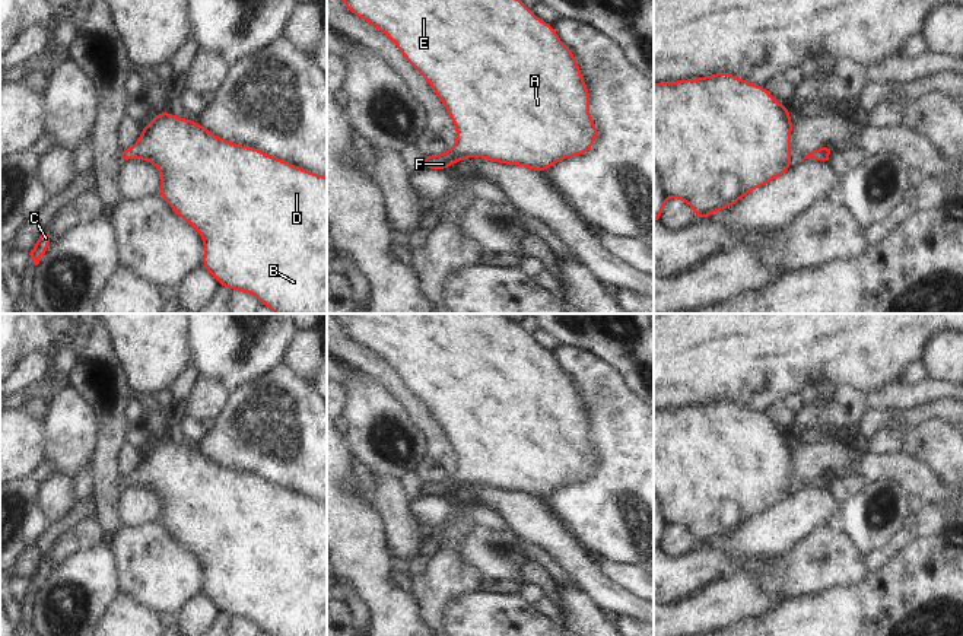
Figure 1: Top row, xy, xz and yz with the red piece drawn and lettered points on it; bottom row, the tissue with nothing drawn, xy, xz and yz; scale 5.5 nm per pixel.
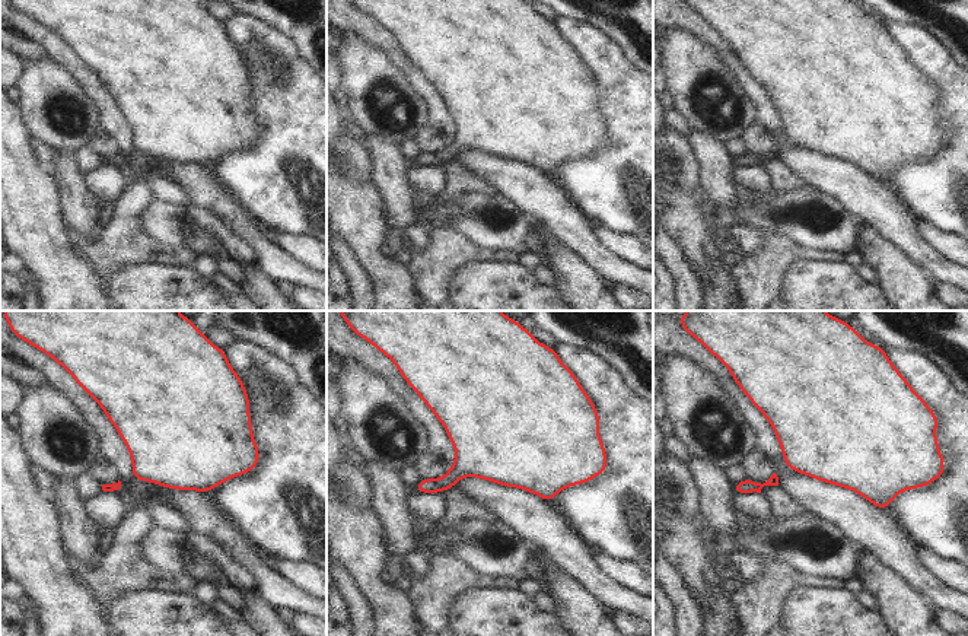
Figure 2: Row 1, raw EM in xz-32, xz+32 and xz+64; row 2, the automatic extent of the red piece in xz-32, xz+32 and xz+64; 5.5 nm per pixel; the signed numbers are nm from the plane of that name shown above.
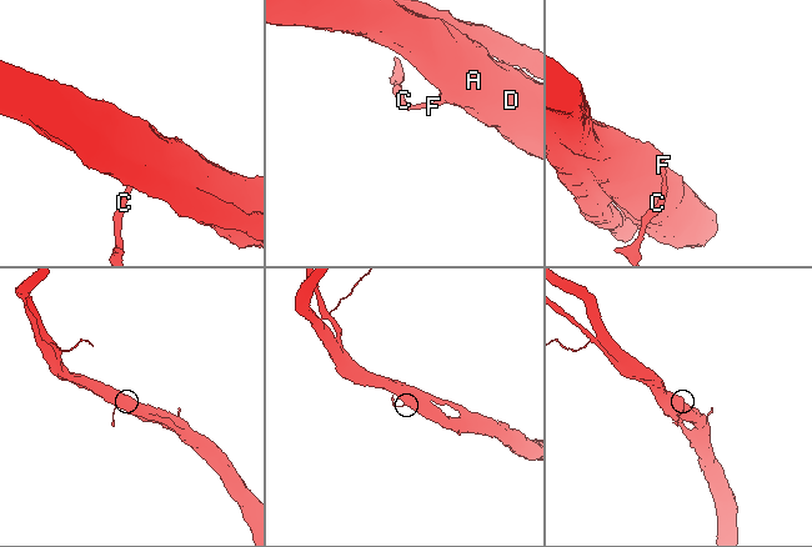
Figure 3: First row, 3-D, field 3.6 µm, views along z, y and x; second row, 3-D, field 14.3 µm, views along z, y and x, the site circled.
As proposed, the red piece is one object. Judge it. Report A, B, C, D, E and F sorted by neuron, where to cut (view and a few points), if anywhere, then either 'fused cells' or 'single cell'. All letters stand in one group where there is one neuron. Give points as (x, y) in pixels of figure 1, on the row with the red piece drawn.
A B C D E F; no cut; single cell

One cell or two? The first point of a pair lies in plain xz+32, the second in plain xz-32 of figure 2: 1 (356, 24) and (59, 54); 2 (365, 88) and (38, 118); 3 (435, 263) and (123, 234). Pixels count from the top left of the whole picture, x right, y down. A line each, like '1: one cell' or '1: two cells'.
1: one cell
2: one cell
3: one cell

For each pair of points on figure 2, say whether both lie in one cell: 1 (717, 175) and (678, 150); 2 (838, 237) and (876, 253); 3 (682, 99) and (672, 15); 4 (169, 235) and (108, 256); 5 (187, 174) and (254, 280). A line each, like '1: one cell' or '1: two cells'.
1: two cells
2: two cells
3: two cells
4: two cells
5: two cells

